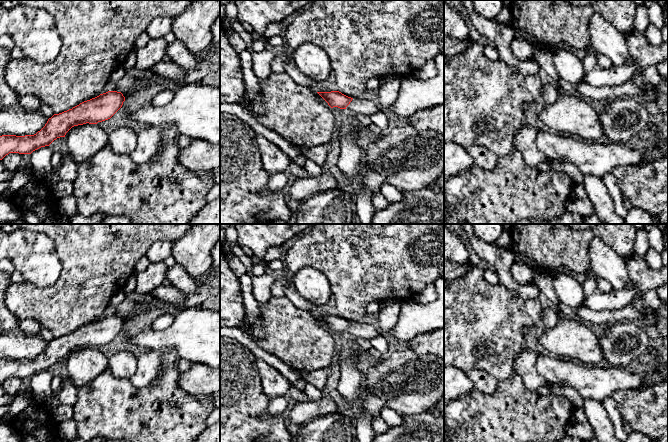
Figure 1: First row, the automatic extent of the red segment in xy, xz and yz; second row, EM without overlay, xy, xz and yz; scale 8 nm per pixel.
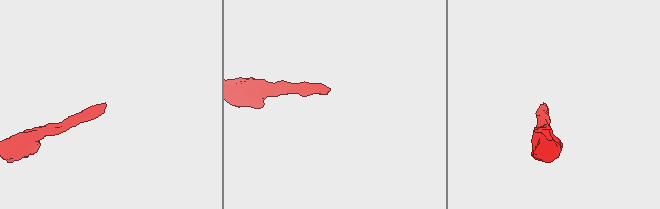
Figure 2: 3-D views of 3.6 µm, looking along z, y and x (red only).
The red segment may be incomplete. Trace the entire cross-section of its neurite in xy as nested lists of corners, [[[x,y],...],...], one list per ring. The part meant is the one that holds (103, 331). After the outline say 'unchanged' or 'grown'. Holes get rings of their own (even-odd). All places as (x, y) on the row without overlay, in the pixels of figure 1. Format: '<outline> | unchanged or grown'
[[[108,315],[48,343],[45,350],[34,359],[0,360],[0,384],[9,377],[31,378],[49,370],[54,364],[65,361],[74,350],[86,347],[97,348],[110,343],[123,329],[121,316]]] | unchanged

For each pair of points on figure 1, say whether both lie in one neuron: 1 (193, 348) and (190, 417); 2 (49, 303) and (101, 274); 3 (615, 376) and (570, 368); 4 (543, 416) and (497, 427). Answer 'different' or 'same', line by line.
1: different
2: same
3: same
4: same

